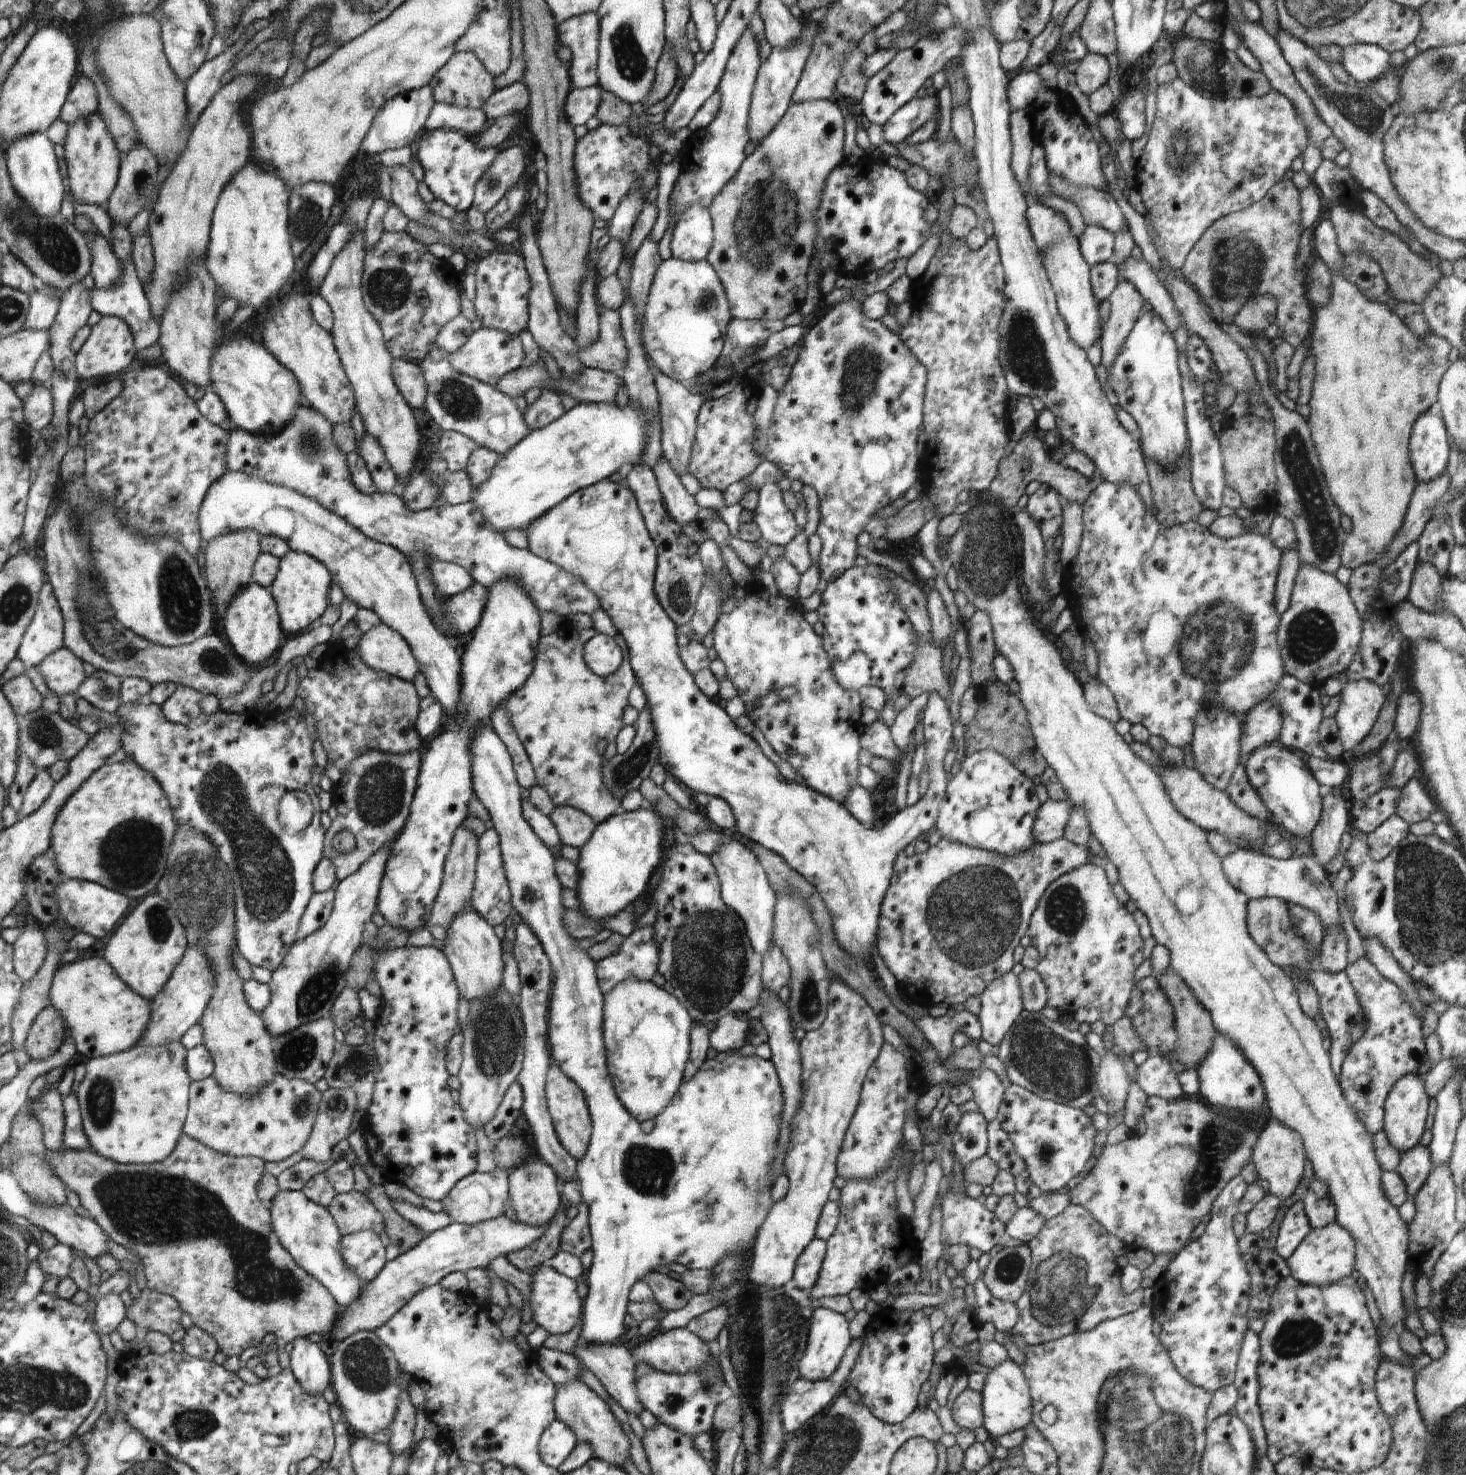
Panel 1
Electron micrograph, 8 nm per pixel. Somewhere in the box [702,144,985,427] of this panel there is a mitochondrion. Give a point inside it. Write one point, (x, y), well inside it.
(765, 217)

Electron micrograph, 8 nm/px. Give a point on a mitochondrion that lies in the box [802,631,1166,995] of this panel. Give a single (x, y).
(972, 916)

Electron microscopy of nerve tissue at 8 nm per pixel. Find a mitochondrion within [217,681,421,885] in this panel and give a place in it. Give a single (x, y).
(378, 796)

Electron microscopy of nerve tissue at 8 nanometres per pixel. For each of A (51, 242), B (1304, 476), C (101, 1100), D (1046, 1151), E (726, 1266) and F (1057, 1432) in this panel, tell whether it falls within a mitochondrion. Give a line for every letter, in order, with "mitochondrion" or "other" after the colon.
A: mitochondrion
B: mitochondrion
C: mitochondrion
D: mitochondrion
E: other
F: other

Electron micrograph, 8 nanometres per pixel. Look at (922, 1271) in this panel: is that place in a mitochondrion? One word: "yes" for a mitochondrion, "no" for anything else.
no

